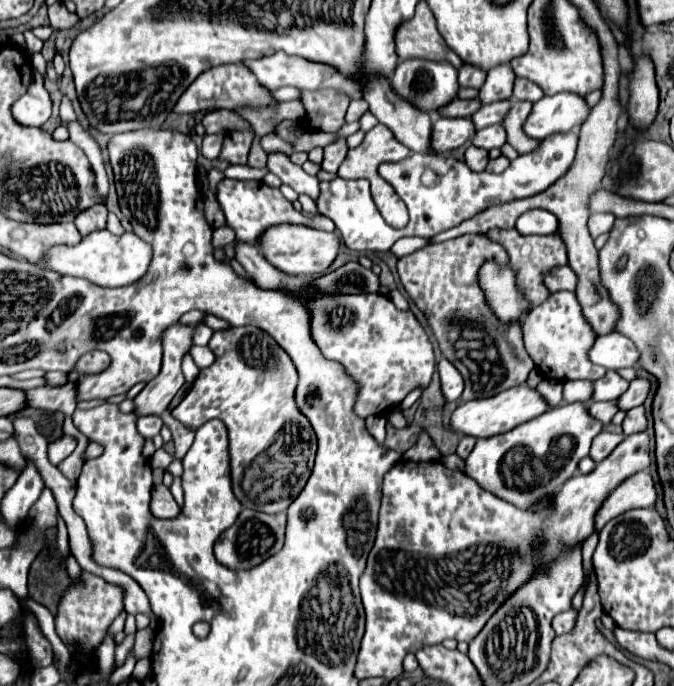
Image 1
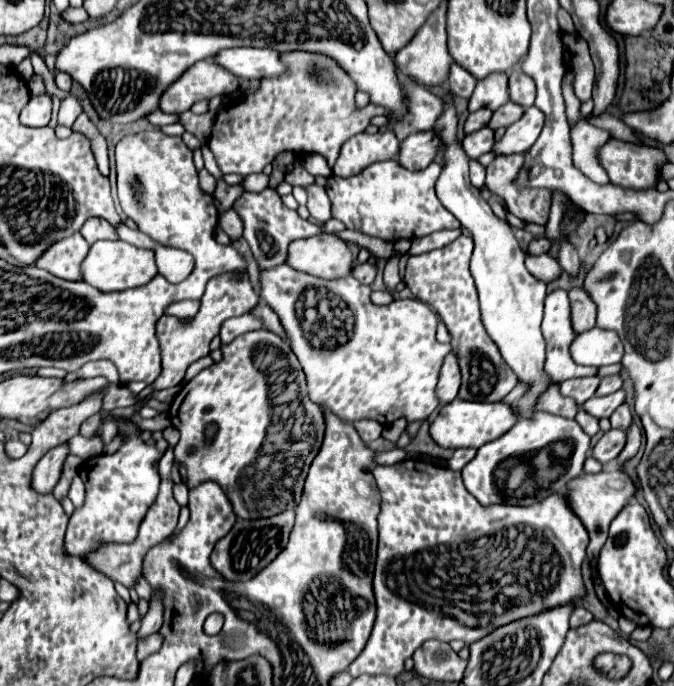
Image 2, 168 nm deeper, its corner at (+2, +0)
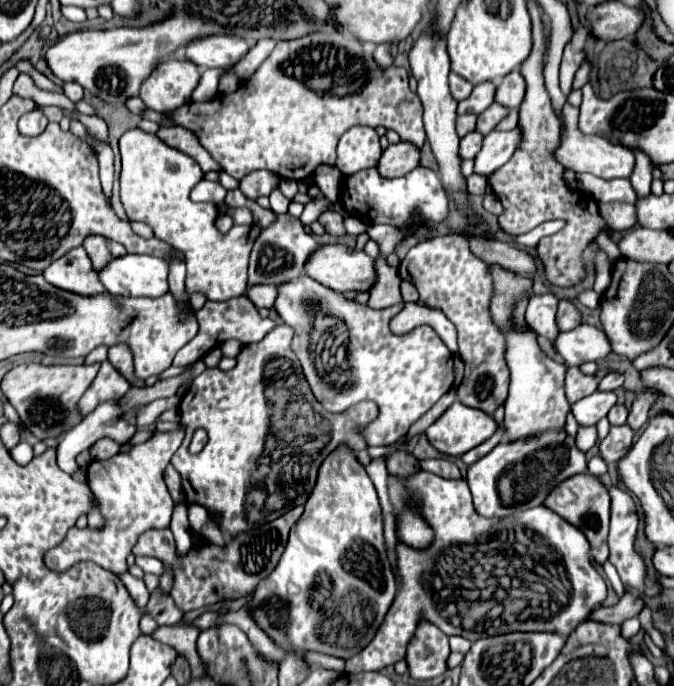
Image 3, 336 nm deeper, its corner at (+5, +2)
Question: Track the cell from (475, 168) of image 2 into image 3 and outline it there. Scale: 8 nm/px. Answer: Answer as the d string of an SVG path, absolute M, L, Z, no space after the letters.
M473 174L467 180L467 192L473 194L473 196L483 196L485 194L485 186L487 186L487 178L483 178L483 176Z

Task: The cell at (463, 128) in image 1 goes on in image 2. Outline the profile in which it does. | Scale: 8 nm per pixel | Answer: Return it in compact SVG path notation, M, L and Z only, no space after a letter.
M434 130L414 132L400 146L398 162L408 170L424 170L438 154L442 142Z

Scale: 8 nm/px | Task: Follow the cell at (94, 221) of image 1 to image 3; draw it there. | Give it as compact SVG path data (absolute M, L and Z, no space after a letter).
M89 236L85 242L83 242L83 248L85 252L89 254L91 262L93 262L93 268L99 272L101 266L107 266L113 258L117 256L125 256L127 250L119 244L119 242L113 242L113 240L107 240L103 236Z

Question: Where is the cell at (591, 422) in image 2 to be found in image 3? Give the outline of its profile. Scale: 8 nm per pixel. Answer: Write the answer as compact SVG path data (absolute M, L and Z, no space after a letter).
M589 426L589 428L579 428L577 434L577 448L585 450L585 454L593 448L593 444L597 442L597 428Z

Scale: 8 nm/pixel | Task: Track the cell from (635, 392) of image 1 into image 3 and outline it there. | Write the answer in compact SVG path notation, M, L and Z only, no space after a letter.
M595 392L587 398L581 398L571 406L579 426L595 426L601 418L607 416L611 406L617 402L615 392Z

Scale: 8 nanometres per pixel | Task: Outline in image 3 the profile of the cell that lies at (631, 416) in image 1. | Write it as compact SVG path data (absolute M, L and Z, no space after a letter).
M615 404L611 410L609 410L609 422L611 424L625 424L627 422L627 416L629 416L629 410L621 404Z

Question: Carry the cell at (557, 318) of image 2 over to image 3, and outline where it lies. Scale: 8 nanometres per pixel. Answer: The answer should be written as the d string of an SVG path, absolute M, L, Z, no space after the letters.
M535 294L529 300L527 312L525 312L525 320L529 322L529 326L541 334L547 336L551 342L555 340L555 336L559 334L557 330L557 322L555 322L555 314L557 314L557 298L553 294Z

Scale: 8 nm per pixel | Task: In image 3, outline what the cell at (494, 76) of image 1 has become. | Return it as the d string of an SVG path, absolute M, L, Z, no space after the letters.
M483 82L479 86L473 88L471 96L463 102L459 102L457 114L481 114L483 110L487 110L495 100L495 84L493 82Z

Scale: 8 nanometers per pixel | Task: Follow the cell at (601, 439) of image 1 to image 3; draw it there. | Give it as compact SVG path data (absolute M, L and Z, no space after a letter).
M627 424L611 426L609 436L599 444L599 452L601 452L603 460L609 464L609 462L617 462L617 460L625 458L629 448L633 446L633 436L635 436L635 432Z

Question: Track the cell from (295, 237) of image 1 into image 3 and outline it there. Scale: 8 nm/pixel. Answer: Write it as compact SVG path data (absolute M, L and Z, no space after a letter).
M335 244L335 246L319 246L317 252L313 252L313 258L307 260L305 272L309 278L315 278L319 284L331 288L333 292L369 292L373 288L373 282L377 282L375 272L375 260L367 256L365 252Z

